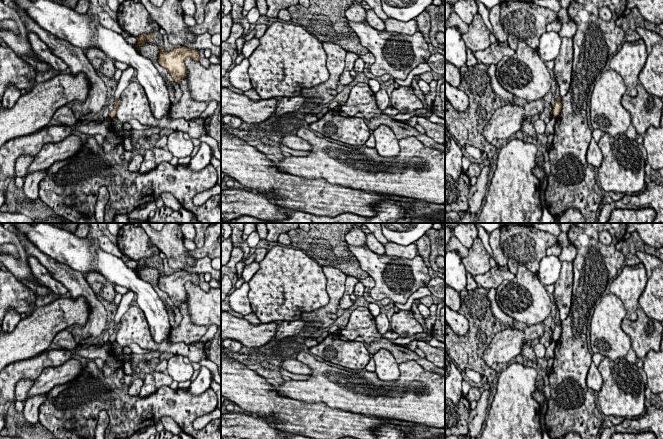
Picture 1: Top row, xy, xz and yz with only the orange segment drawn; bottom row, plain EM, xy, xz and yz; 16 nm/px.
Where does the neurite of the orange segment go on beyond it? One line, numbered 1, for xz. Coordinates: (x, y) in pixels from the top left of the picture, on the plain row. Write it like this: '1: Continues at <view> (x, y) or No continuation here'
1: No continuation here

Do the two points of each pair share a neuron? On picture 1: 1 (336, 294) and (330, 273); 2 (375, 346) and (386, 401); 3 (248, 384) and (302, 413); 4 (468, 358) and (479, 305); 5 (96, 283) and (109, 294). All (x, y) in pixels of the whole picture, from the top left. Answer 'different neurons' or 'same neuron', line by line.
1: same neuron
2: different neurons
3: same neuron
4: same neuron
5: same neuron

